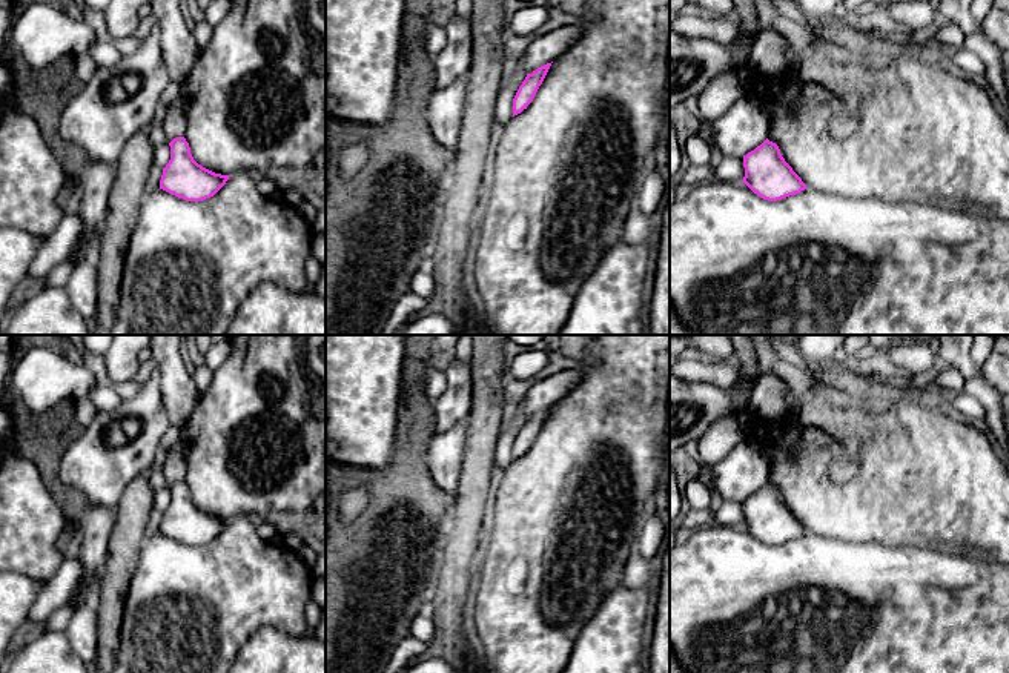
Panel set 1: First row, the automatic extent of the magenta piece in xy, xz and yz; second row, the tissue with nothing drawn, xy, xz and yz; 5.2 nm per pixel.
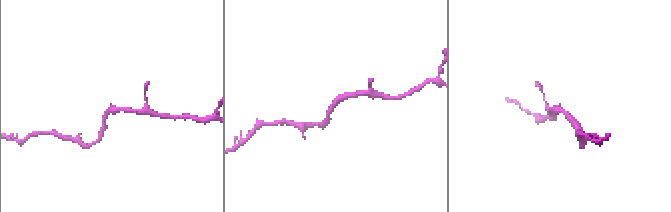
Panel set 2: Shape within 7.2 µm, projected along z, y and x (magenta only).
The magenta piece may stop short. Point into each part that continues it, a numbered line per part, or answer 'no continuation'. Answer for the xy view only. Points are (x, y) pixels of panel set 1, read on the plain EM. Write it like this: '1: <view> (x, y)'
no continuation

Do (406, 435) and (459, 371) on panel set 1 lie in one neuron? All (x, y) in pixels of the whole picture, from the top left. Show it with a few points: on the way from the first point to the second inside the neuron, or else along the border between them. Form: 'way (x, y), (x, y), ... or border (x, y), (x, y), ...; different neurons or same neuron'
border (432, 403), (436, 430); different neurons

